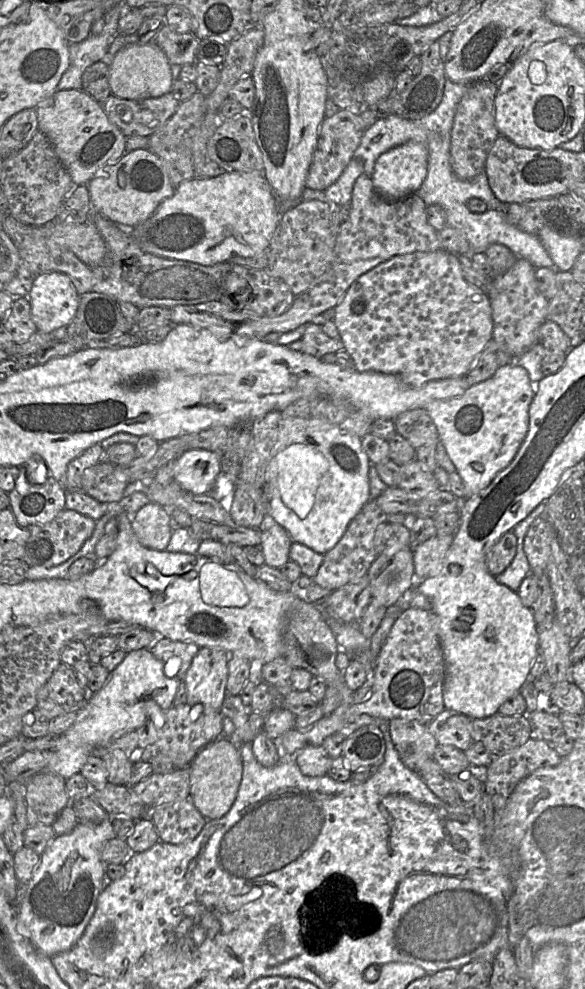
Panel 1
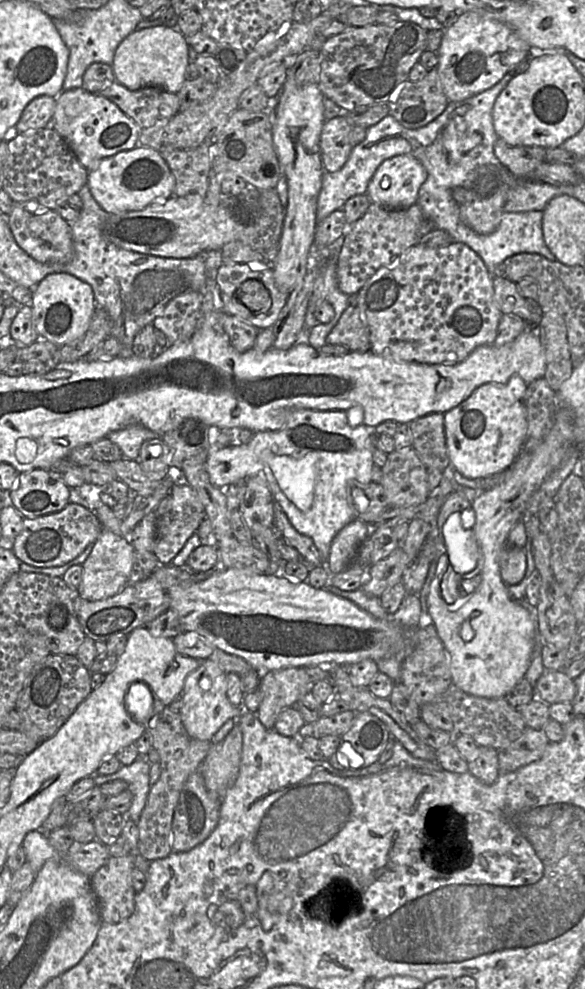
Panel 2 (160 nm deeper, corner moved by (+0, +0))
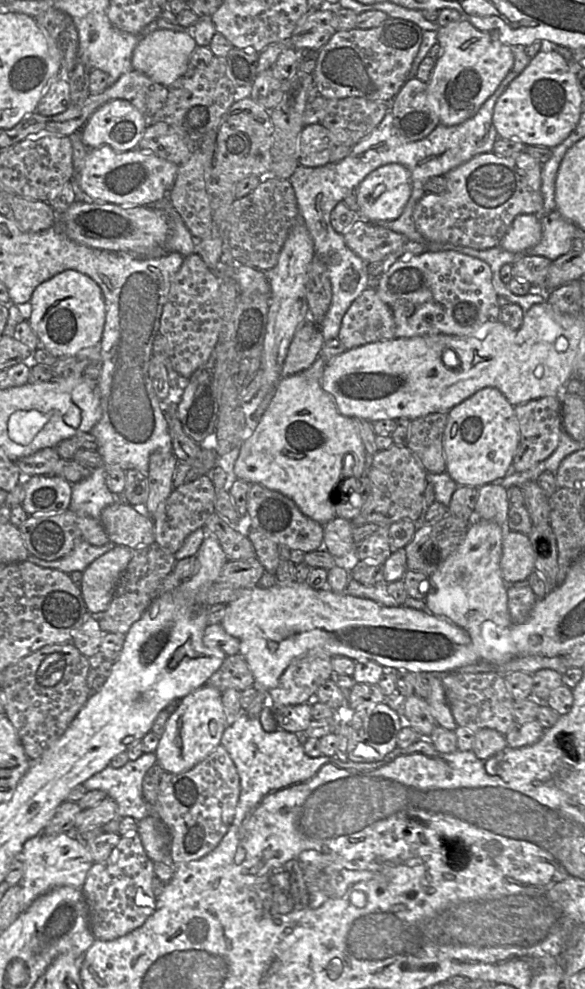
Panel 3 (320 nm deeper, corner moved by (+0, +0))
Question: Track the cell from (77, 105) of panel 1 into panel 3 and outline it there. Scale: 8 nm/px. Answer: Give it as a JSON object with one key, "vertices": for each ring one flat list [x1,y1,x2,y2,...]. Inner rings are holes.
{"vertices":[[115,99,93,112,80,132,83,144,90,149,107,145,126,152,138,147,146,127,147,119,136,107]]}

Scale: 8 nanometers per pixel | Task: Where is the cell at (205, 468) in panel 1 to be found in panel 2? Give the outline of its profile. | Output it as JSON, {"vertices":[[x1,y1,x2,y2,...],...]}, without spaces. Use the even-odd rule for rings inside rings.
{"vertices":[[296,409,289,413,286,425,280,430,259,431,253,434,252,440,248,444,241,444,238,446,228,446,208,454,204,462,206,470,209,474,210,481,215,487,222,487,223,485,230,485,240,478,250,478,256,476,258,473,265,475,268,486,273,495,274,501,281,507,287,515,293,527,301,534,310,537,317,547,322,560,327,560,331,544,338,532,347,524,355,519,355,513,348,503,348,483,349,481,357,481,361,484,369,484,372,482,372,437,380,435,375,433,375,427,368,425,352,425,349,424,344,412,341,411,318,411,311,409]]}

